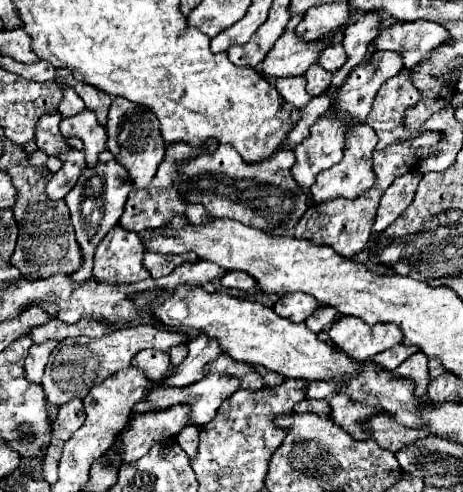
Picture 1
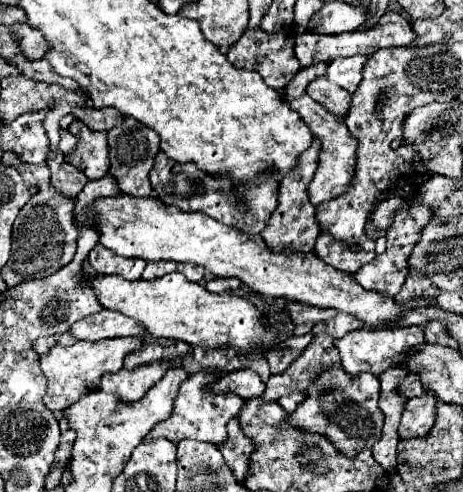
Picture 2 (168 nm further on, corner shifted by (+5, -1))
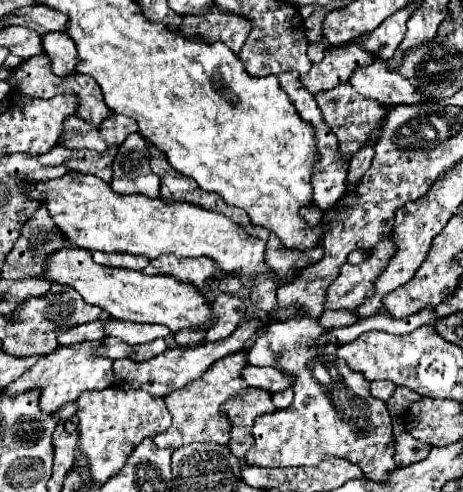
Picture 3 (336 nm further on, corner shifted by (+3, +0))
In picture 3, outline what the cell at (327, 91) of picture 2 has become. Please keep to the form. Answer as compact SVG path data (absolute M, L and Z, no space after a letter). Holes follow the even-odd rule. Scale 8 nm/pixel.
M339 84L337 88L319 92L315 96L315 100L321 108L325 124L333 130L333 134L339 140L339 152L341 152L341 158L345 162L349 162L371 140L373 128L377 128L377 124L387 114L387 108L383 104L377 104L377 100L369 100L369 98L361 96L359 92L353 92L351 84Z

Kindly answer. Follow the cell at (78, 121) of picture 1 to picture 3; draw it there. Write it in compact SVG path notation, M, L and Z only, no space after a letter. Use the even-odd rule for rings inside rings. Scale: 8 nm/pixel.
M109 148L107 152L93 152L93 150L77 150L75 156L67 162L69 170L83 172L97 176L105 182L111 182L111 166L113 166L113 156L117 154L115 148Z

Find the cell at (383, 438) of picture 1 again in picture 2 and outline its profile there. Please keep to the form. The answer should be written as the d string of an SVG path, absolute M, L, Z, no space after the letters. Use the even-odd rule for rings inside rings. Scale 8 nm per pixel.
M431 393L423 397L413 397L405 403L401 425L397 429L399 439L423 437L435 423L435 397Z

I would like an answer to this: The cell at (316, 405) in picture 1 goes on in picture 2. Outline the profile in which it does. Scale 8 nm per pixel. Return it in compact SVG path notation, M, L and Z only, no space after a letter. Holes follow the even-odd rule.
M291 393L291 395L287 395L287 397L281 397L279 399L279 405L287 411L287 413L293 413L297 407L299 407L299 403L303 403L305 401L305 395L303 393Z

